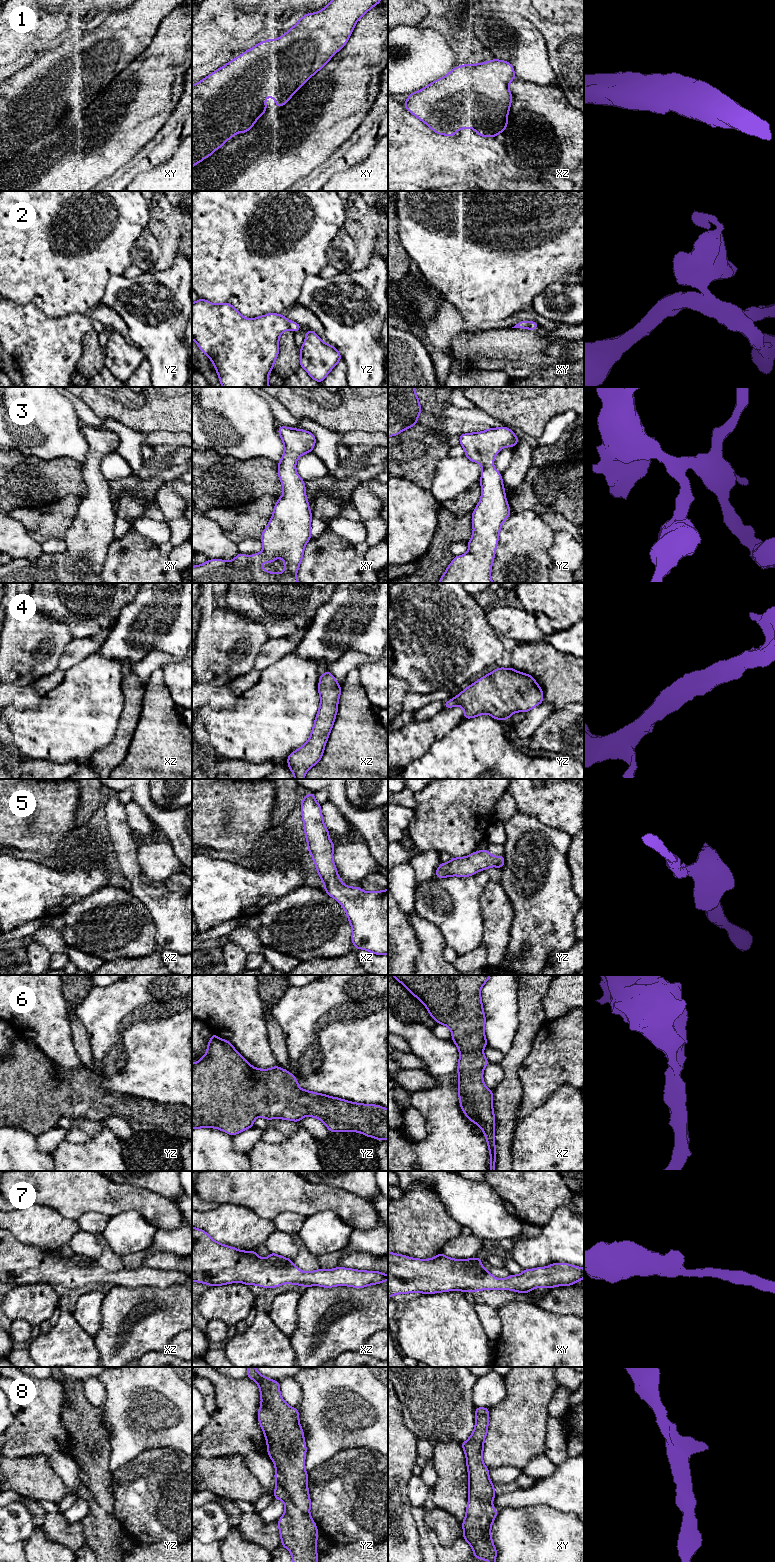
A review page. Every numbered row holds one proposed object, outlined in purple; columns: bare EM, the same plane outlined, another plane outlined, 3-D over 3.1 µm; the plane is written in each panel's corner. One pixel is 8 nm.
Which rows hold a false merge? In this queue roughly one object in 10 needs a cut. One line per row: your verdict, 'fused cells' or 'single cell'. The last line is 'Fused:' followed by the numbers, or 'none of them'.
1: single cell
2: single cell
3: single cell
4: single cell
5: single cell
6: single cell
7: single cell
8: single cell
Fused: none of them

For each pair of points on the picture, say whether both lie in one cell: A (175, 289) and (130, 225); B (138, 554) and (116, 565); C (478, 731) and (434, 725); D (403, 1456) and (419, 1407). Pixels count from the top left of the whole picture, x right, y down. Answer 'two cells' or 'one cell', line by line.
A: two cells
B: one cell
C: two cells
D: two cells

